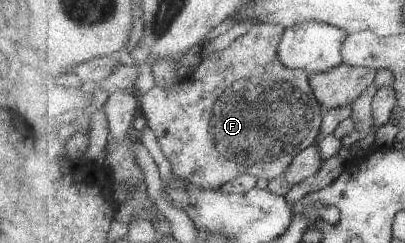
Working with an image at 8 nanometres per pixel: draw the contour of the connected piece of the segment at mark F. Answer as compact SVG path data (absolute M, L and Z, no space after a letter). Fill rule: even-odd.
M259 23L251 27L238 39L235 39L227 48L205 56L201 64L194 69L191 78L187 78L187 80L183 78L175 87L156 85L144 95L138 95L141 113L147 119L148 126L155 130L162 151L171 161L173 172L177 177L193 184L193 186L206 188L207 190L219 190L224 184L240 177L242 174L252 174L257 178L265 178L268 181L275 180L281 178L287 172L287 168L293 164L297 154L301 154L303 150L311 145L317 145L317 141L321 136L322 121L327 110L317 100L316 94L313 92L309 78L310 73L303 69L289 68L281 62L280 42L284 37L285 30L285 26L279 24Z

